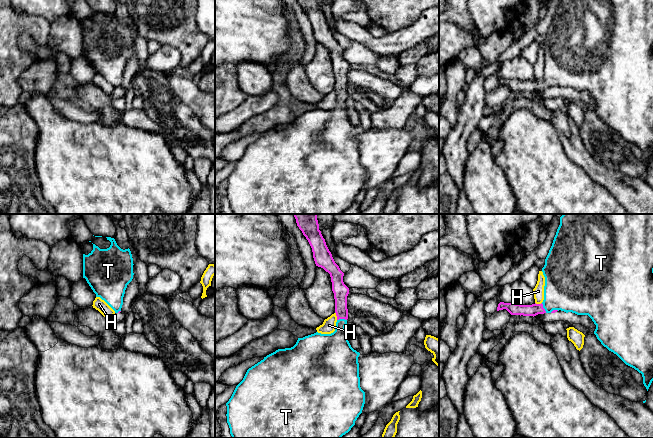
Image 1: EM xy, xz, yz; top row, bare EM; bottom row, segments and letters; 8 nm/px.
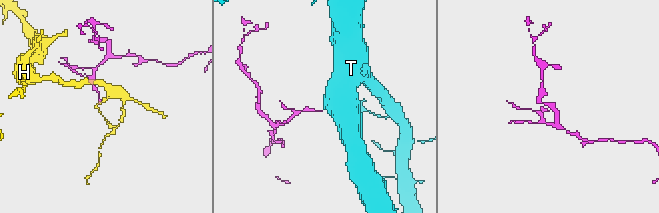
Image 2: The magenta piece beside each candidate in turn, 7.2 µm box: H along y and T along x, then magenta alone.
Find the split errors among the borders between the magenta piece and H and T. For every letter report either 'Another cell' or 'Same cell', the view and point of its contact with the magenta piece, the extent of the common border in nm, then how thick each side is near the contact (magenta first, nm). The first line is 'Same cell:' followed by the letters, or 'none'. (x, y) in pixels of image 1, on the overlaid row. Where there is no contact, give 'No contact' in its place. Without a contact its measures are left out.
Same cell: T
H: Another cell. Touches magenta at xz (336, 315). Shared border 70 nm. Thickness 120 nm (magenta) against 110 nm
T: Same cell. Touches magenta at xz (341, 318). Shared border 80 nm. Thickness 120 nm (magenta) against 240 nm

